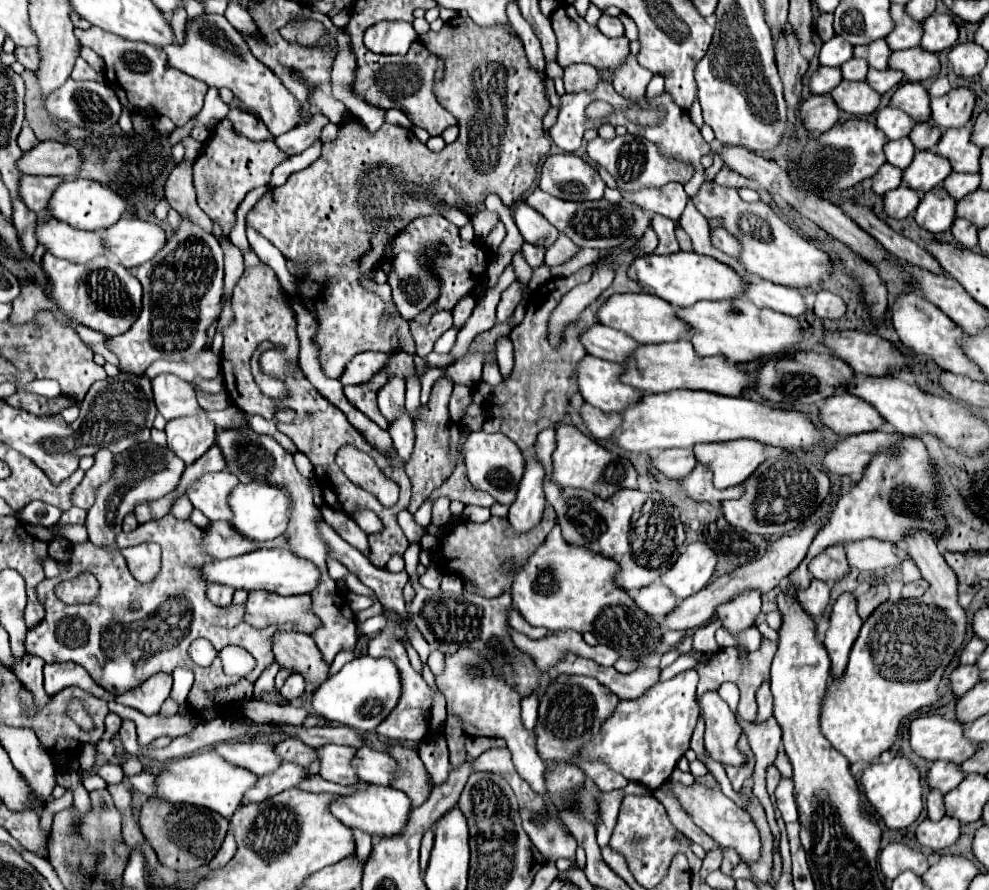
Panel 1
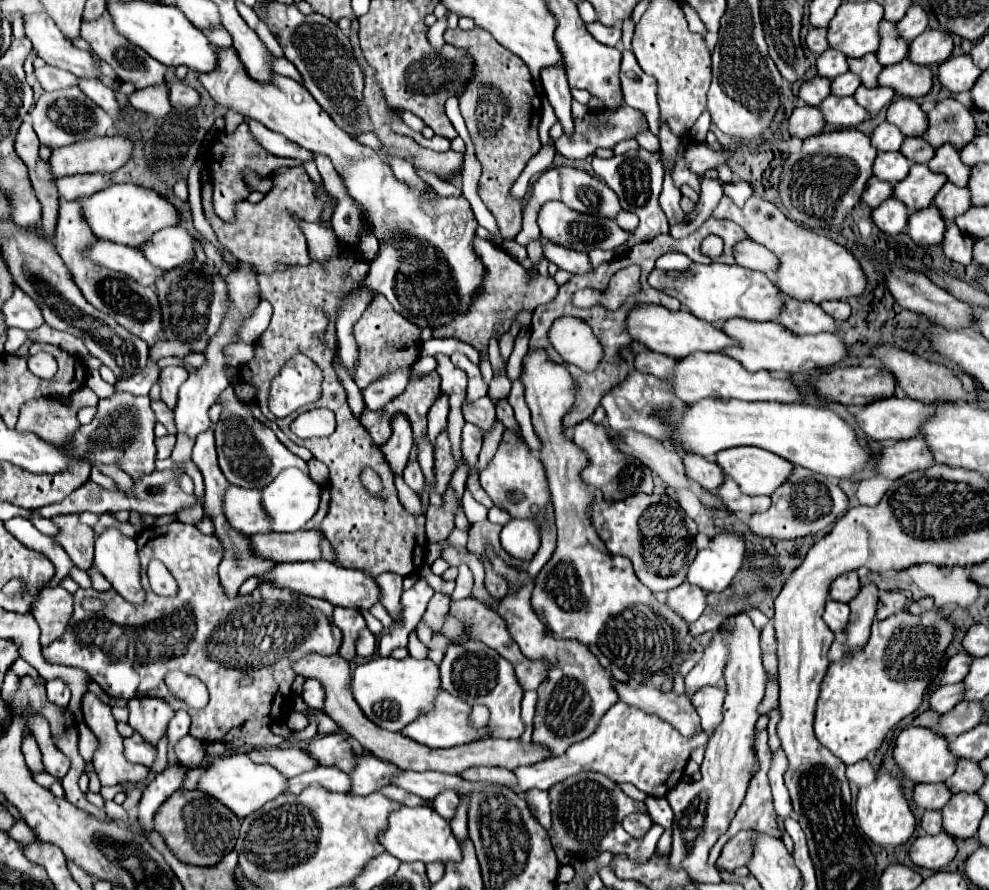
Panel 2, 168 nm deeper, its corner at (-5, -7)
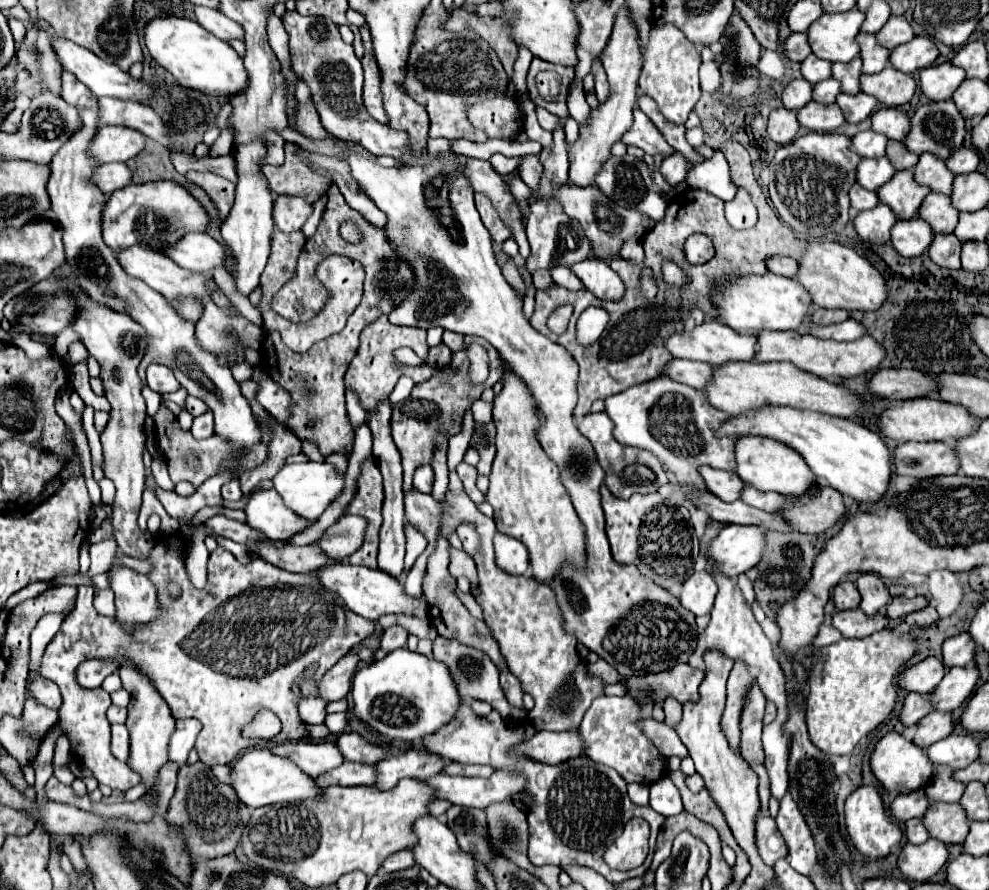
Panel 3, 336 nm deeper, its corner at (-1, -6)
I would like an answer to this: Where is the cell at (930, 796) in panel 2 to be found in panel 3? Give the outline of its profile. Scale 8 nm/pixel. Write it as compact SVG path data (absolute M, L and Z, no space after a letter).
M915 790L915 792L909 792L909 794L899 794L891 802L889 810L891 810L891 816L897 822L907 822L911 818L923 818L927 806L929 806L929 800L923 794L923 790Z

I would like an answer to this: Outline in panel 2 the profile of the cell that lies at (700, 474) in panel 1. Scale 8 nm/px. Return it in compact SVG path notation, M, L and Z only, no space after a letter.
M725 475L723 483L713 491L713 495L719 495L723 507L727 507L731 513L757 513L757 511L767 511L769 505L771 505L771 499L765 497L765 495L759 495L759 497L749 497L749 495L743 495L737 487L737 483Z

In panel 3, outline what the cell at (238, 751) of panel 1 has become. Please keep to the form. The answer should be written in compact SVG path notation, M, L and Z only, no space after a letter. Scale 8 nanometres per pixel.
M297 740L297 742L277 744L273 748L273 752L291 758L309 776L321 776L327 770L333 770L335 766L343 764L343 758L341 758L339 748L335 746L335 742L313 744L313 742Z

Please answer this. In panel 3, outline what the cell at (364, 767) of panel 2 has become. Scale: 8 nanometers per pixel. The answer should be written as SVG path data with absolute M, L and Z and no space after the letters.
M413 748L405 754L389 756L377 762L375 786L379 790L387 790L387 788L393 788L401 778L427 780L433 774L439 774L443 766L445 766L445 760L439 758L439 754L431 754L431 750L425 750L425 748Z

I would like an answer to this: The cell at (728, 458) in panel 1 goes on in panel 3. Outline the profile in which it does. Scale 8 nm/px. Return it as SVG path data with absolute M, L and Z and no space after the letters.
M745 436L735 446L737 456L737 474L745 484L751 484L763 492L779 492L785 496L803 496L811 488L819 486L811 468L803 462L801 454L795 454L791 446L783 446L783 442L775 442L773 438Z

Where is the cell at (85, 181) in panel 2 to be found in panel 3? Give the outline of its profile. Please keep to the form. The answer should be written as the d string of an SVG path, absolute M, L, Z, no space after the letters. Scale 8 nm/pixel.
M113 162L113 164L103 164L95 174L95 184L105 192L113 194L115 190L121 190L131 184L133 180L133 170L125 162Z

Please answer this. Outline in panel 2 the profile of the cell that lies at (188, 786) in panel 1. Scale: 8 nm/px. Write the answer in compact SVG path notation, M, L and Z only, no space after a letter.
M231 753L225 757L217 757L205 767L205 771L199 777L197 791L219 799L219 803L229 807L237 817L247 817L259 807L263 807L267 801L281 795L285 791L285 783L287 779L277 769L269 765L257 765L245 753Z

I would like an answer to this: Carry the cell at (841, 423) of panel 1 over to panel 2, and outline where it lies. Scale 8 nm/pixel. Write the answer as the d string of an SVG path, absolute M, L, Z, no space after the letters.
M889 397L877 403L865 405L855 417L857 425L863 433L877 441L899 441L915 437L923 425L923 421L933 413L931 405L923 405L913 399L897 399Z

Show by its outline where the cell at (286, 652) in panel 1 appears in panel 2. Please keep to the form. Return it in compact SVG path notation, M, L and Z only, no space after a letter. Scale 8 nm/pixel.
M305 655L303 659L299 659L299 663L293 663L293 671L305 679L317 679L323 685L325 691L325 705L323 711L351 737L355 737L365 749L369 749L375 757L389 761L393 765L397 765L399 769L409 769L409 771L439 771L439 773L451 773L451 775L461 775L467 767L475 767L475 765L497 765L497 767L507 767L507 769L515 769L521 765L533 765L541 759L547 759L549 753L545 747L539 745L521 745L517 739L515 741L507 741L507 739L481 739L481 741L471 741L465 745L457 745L451 749L431 749L425 747L409 737L403 737L401 733L391 733L391 731L383 731L381 727L375 727L375 723L371 723L363 711L359 711L359 705L355 703L355 699L349 693L349 663L345 659L341 659L339 655Z

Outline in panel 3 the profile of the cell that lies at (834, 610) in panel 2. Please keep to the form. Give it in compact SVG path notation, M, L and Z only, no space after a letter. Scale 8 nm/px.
M857 608L857 610L837 612L833 616L833 626L845 638L865 638L885 630L889 626L889 618L883 612L877 612L875 616L867 616L861 612L861 608Z

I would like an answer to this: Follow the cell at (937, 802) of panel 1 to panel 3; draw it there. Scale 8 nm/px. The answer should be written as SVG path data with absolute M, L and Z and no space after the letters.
M919 818L905 822L905 836L907 836L907 842L911 842L911 844L923 844L929 838L929 834Z

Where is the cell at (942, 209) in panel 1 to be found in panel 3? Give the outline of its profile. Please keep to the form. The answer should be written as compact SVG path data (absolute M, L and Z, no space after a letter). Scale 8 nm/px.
M911 218L895 222L895 226L891 228L889 244L897 250L899 256L915 258L929 248L931 240L933 240L931 226L921 218Z

